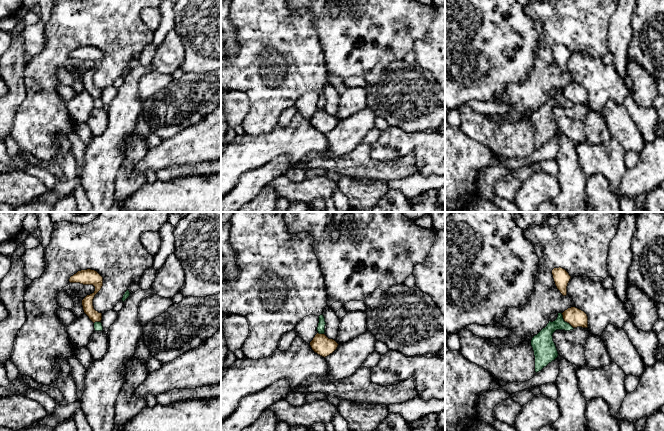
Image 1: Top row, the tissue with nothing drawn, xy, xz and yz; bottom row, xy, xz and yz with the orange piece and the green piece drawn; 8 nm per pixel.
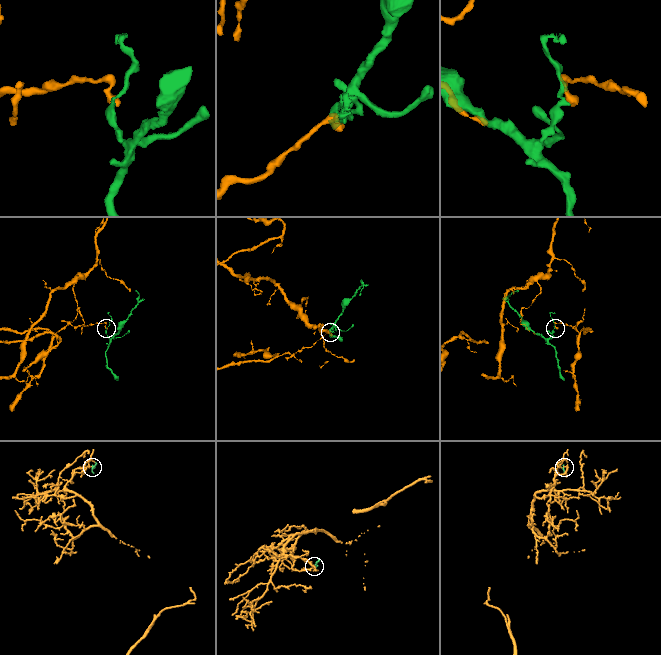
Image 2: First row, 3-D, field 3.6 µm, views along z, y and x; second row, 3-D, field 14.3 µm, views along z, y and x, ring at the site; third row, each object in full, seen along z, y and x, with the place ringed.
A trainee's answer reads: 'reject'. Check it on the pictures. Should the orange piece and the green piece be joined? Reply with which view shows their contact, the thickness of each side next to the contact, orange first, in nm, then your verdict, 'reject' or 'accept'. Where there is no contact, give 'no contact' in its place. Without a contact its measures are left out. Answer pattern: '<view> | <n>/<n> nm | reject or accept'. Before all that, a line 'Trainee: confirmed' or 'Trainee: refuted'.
Trainee: confirmed
yz | 150/170 nm | reject

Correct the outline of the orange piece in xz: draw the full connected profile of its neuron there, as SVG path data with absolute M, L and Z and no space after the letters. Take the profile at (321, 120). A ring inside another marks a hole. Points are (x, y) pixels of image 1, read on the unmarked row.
M317 109L310 118L312 126L324 134L332 130L337 125L338 121L335 116L329 115L325 110L319 109Z

